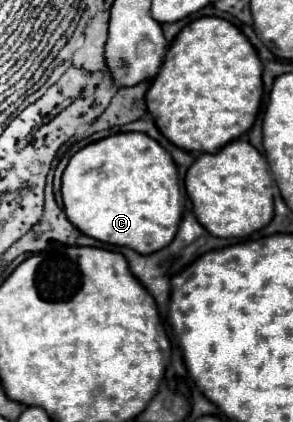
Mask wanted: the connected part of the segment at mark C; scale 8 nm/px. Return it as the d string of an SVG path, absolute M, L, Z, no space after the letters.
M119 132L81 148L63 172L61 192L65 214L75 228L141 254L157 252L173 240L183 210L173 158L143 132Z

